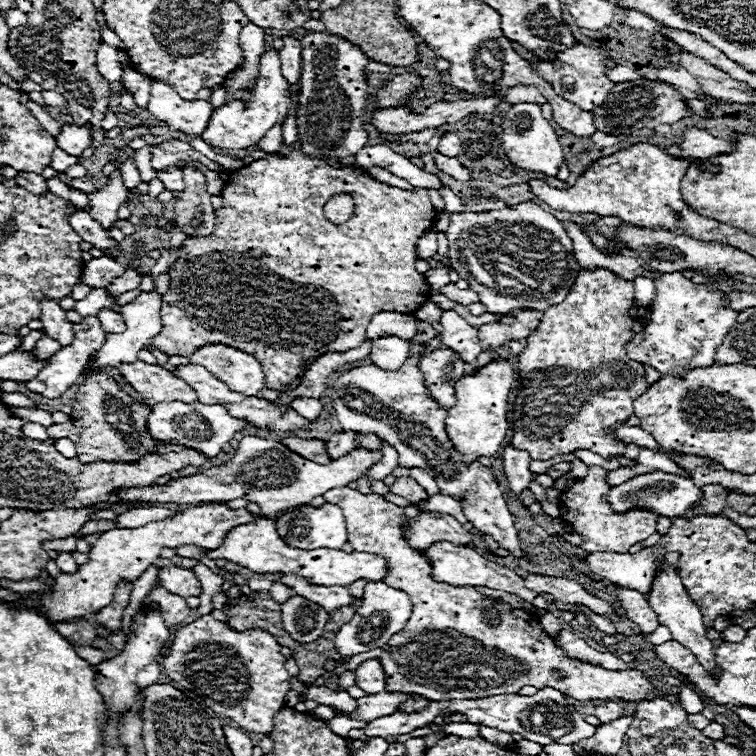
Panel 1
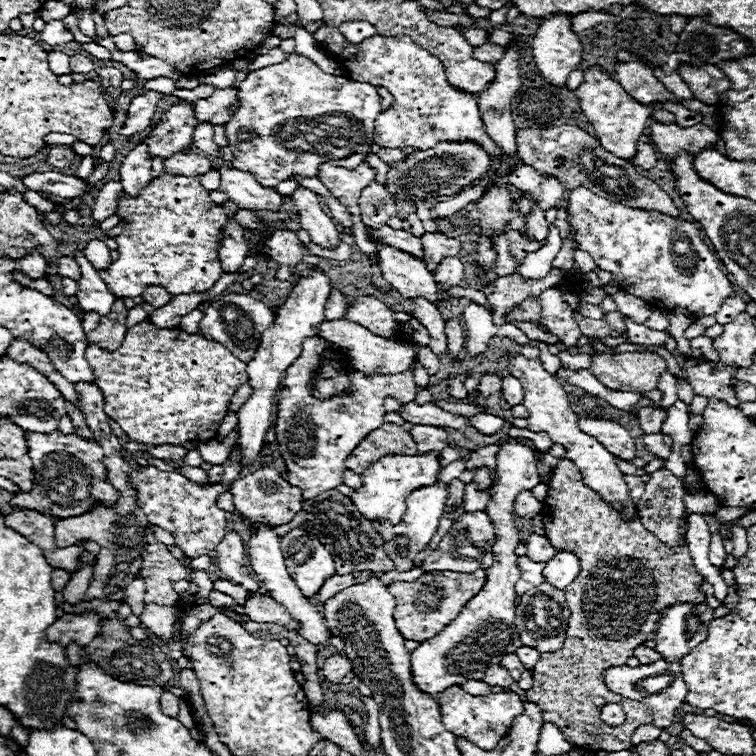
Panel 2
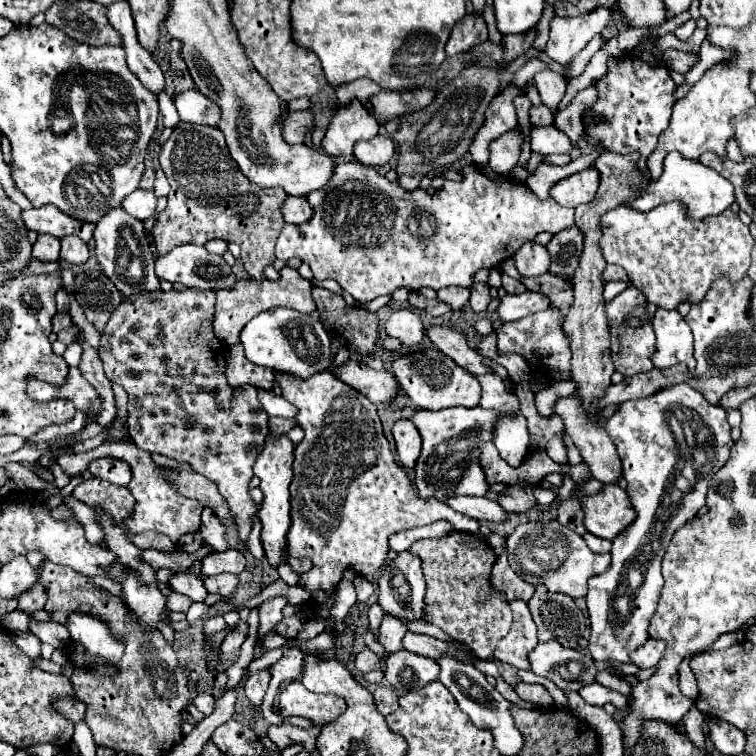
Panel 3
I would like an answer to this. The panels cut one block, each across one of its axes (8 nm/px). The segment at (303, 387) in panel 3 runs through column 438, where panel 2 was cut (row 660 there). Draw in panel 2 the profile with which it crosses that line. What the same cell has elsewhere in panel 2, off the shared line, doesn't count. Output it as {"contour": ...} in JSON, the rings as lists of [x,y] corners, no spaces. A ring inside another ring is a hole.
{"contour":[[[508,654],[508,656],[504,656],[504,658],[500,660],[500,664],[504,664],[504,666],[508,668],[508,672],[512,672],[512,678],[514,678],[514,680],[520,680],[520,674],[526,670],[524,664],[518,660],[516,654]]]}

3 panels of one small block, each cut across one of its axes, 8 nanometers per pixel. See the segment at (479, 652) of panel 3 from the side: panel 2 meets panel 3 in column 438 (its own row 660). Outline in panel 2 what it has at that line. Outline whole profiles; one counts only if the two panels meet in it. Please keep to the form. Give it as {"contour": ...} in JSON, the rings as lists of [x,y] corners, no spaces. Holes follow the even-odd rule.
{"contour":[[[562,460],[554,468],[552,486],[548,492],[548,498],[544,500],[544,528],[548,532],[548,538],[554,548],[572,548],[576,556],[580,556],[580,576],[564,590],[566,602],[572,612],[568,628],[566,628],[566,640],[564,646],[556,652],[540,654],[540,660],[532,668],[534,686],[526,690],[528,702],[540,704],[544,722],[556,724],[564,736],[582,750],[620,750],[630,748],[630,736],[634,728],[640,724],[652,722],[652,712],[642,704],[628,700],[620,694],[614,694],[606,682],[604,672],[612,666],[624,666],[628,658],[634,654],[634,648],[646,642],[646,634],[640,632],[640,628],[646,624],[646,618],[650,614],[656,614],[676,602],[692,602],[704,600],[704,594],[700,590],[704,576],[698,574],[698,570],[692,564],[688,544],[668,548],[664,542],[660,542],[652,532],[648,532],[642,526],[642,518],[638,512],[634,514],[634,520],[624,520],[616,508],[612,508],[598,492],[588,488],[582,480],[580,470],[574,462]],[[604,704],[620,704],[626,712],[626,722],[618,728],[610,728],[600,720],[600,712]]]}

